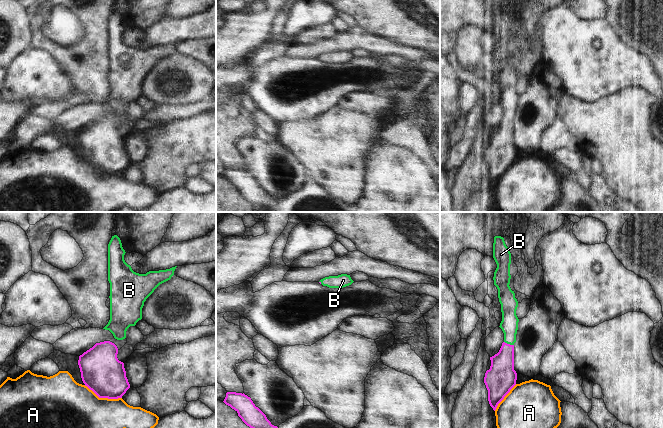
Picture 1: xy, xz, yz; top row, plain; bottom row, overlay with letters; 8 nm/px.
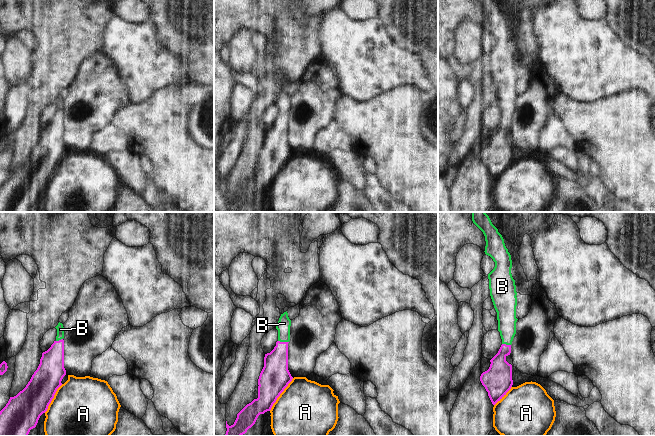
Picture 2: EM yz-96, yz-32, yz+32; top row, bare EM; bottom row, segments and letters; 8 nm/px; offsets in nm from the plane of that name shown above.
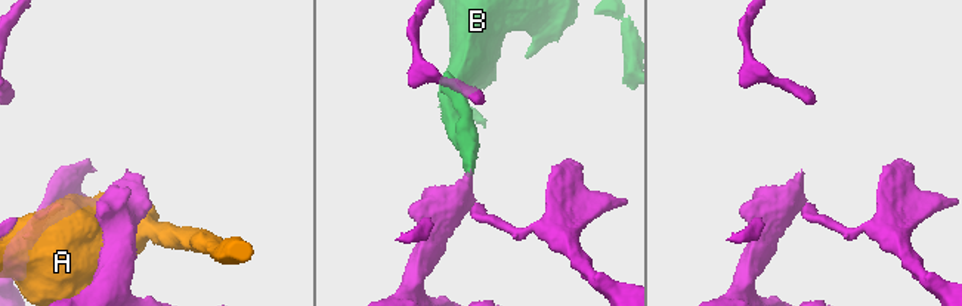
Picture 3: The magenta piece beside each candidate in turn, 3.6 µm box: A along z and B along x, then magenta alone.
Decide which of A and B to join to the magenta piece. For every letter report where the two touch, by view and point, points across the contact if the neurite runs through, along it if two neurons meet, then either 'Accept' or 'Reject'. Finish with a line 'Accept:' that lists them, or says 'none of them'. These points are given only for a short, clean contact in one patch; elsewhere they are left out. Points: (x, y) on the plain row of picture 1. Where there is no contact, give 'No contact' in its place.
A: Touches magenta at xy (103, 173). Reject
B: Touches magenta at yz (509, 120). Path across: yz (501, 150), (502, 139), (509, 120), (509, 100). Accept
Accept: B.

